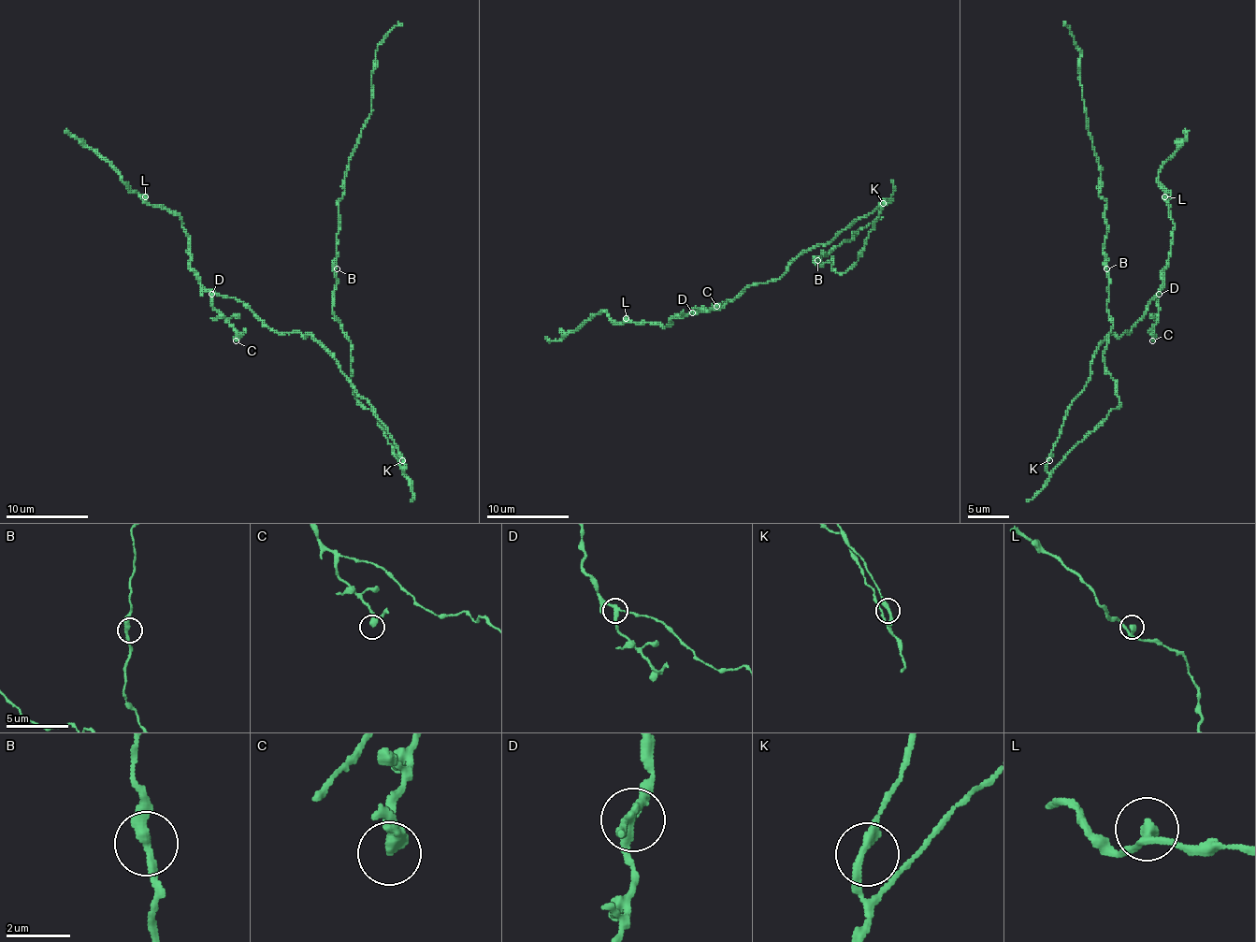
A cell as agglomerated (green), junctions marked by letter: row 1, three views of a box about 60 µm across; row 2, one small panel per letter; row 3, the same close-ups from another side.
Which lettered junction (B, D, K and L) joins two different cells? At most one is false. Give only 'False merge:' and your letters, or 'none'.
False merge: D

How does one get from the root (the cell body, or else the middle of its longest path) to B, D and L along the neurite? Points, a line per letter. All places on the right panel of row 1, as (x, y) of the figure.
B: (1047, 460), (1049, 472), (1119, 405), (1117, 384), (1103, 355), (1113, 325), (1106, 310), (1106, 268)
D: (1047, 460), (1060, 438), (1068, 407), (1089, 382), (1096, 347), (1109, 335), (1119, 337), (1130, 332), (1158, 294)
L: (1047, 460), (1068, 407), (1089, 382), (1096, 347), (1109, 335), (1130, 332), (1161, 289), (1175, 225), (1164, 196)

